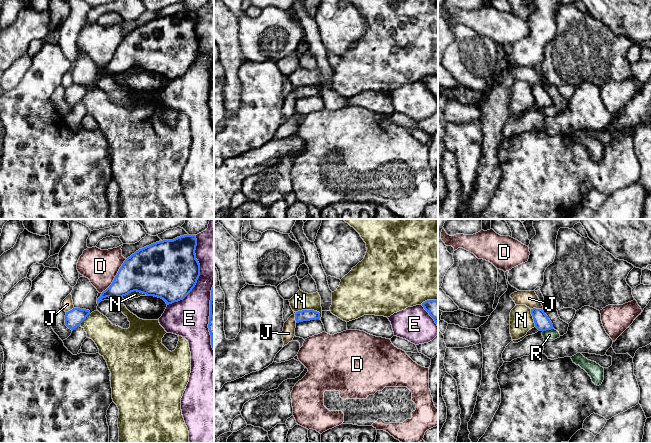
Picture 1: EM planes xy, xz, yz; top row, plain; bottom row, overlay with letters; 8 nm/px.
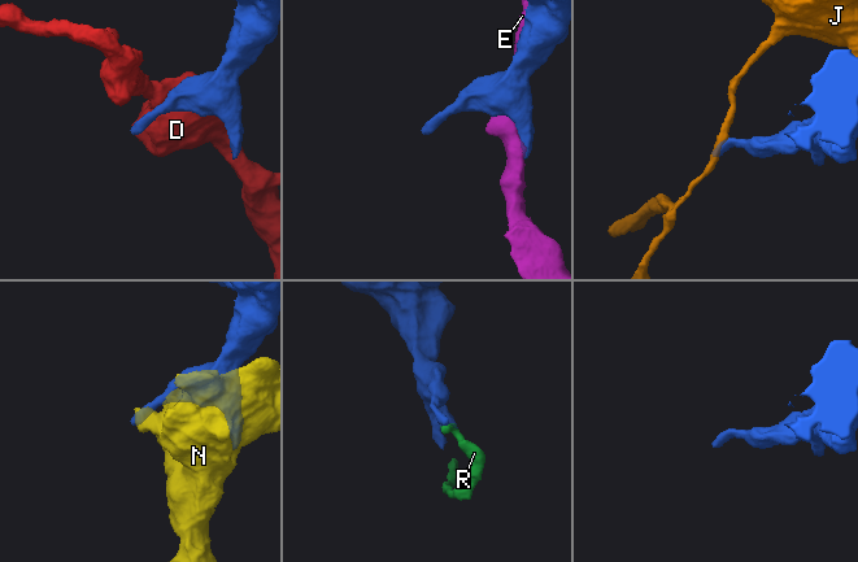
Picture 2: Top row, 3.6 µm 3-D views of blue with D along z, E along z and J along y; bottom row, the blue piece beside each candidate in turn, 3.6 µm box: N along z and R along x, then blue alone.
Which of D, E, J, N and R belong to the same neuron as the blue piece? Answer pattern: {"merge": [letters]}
{"merge": []}

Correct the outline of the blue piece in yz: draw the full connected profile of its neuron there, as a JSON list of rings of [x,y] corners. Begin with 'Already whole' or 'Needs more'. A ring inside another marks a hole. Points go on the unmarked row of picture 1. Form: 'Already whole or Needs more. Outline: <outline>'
Already whole. Outline: [[[533,84],[531,85],[531,90],[534,95],[535,103],[539,107],[546,107],[553,105],[552,98],[542,85]]]

